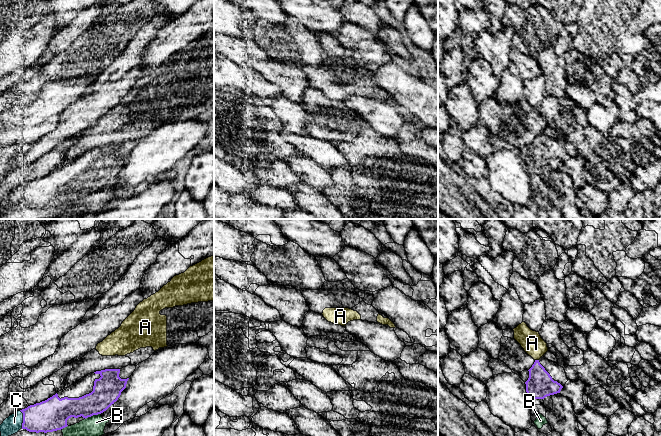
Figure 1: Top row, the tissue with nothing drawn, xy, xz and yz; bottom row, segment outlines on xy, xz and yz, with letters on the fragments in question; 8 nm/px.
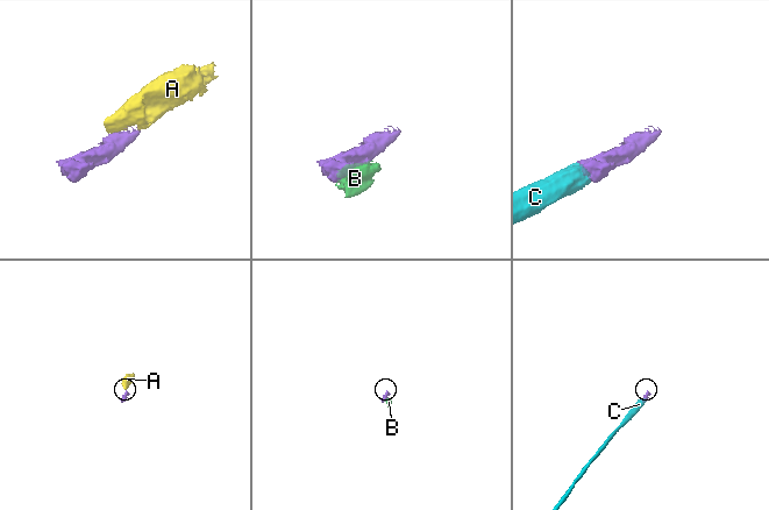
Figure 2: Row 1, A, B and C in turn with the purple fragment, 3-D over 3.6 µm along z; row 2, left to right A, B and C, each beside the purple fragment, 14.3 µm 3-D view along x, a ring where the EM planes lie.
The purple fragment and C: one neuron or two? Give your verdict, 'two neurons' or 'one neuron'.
one neuron

